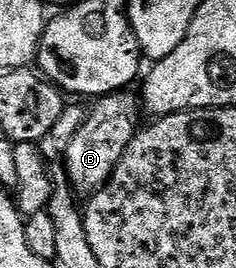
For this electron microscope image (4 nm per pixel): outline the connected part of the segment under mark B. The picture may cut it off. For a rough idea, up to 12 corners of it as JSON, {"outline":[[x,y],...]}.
{"outline":[[132,90],[100,96],[63,148],[78,196],[123,161],[143,104]]}

